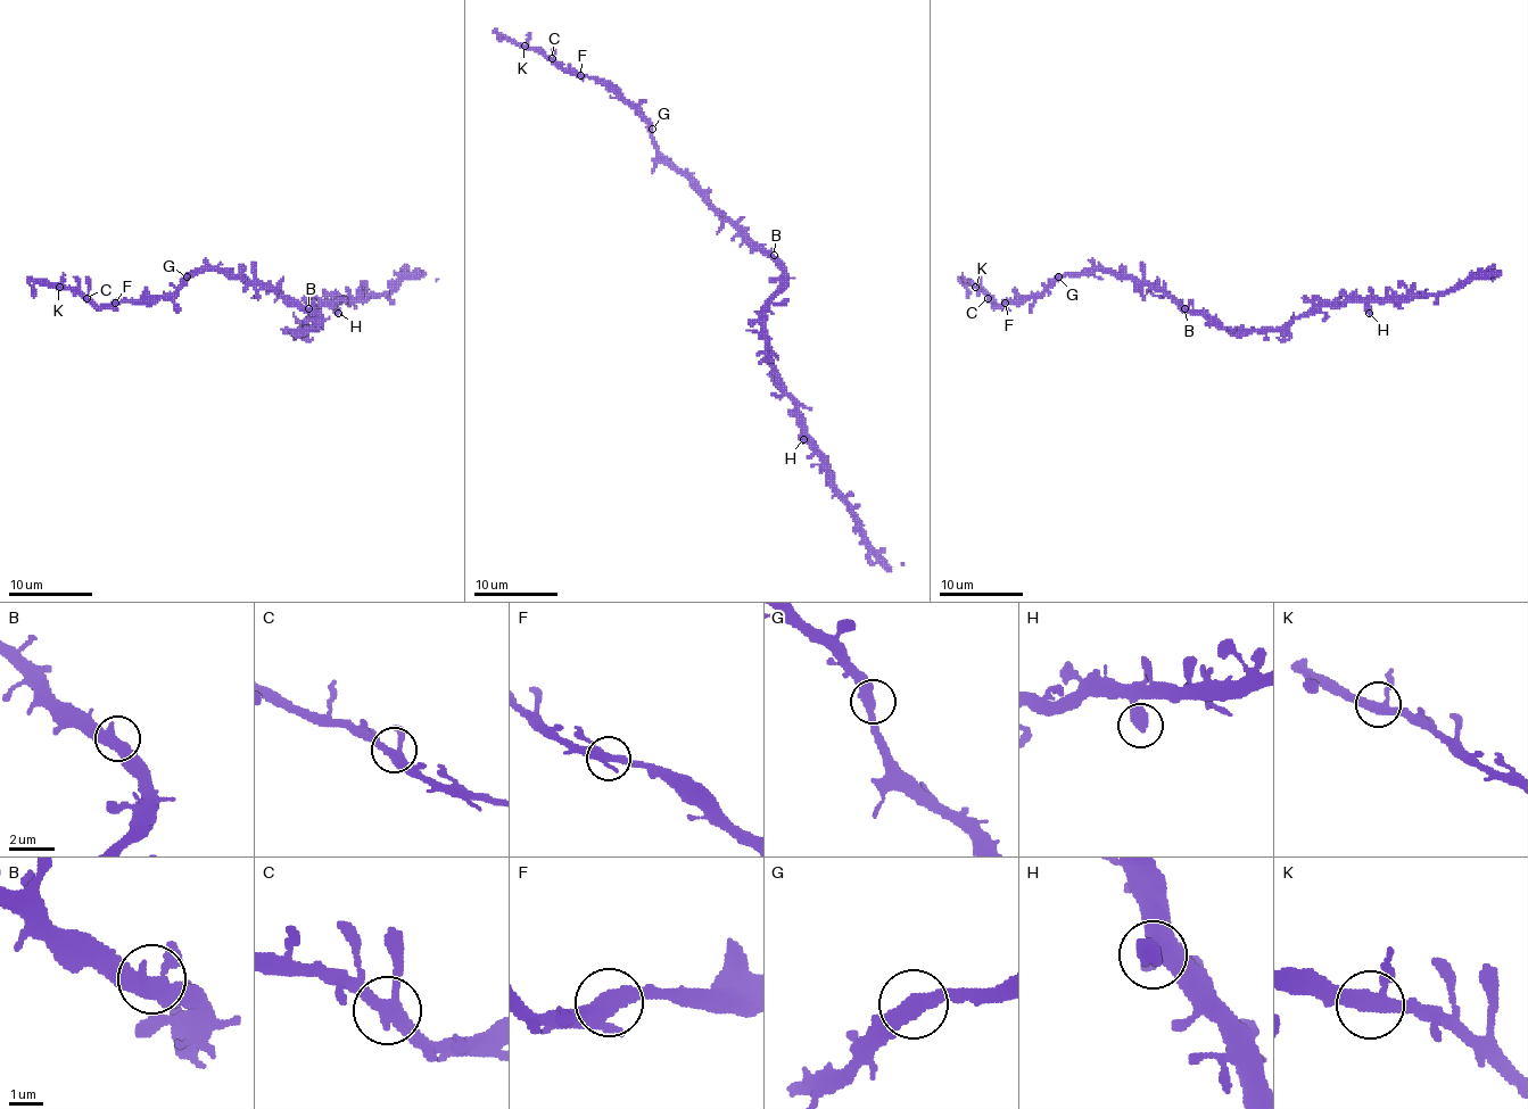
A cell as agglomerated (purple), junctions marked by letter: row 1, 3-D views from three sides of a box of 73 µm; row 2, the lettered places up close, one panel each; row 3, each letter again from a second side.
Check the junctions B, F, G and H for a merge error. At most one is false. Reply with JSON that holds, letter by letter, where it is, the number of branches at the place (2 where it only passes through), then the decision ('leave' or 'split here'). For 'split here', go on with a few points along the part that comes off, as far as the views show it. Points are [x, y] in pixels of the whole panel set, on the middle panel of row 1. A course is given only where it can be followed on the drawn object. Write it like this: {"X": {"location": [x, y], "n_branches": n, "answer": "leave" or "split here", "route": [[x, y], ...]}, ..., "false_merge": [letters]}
{"B": {"location": [774, 255], "n_branches": 3, "answer": "leave"}, "F": {"location": [580, 75], "n_branches": 3, "answer": "leave"}, "G": {"location": [652, 129], "n_branches": 2, "answer": "leave"}, "H": {"location": [803, 439], "n_branches": 1, "answer": "leave"}, "false_merge": []}

